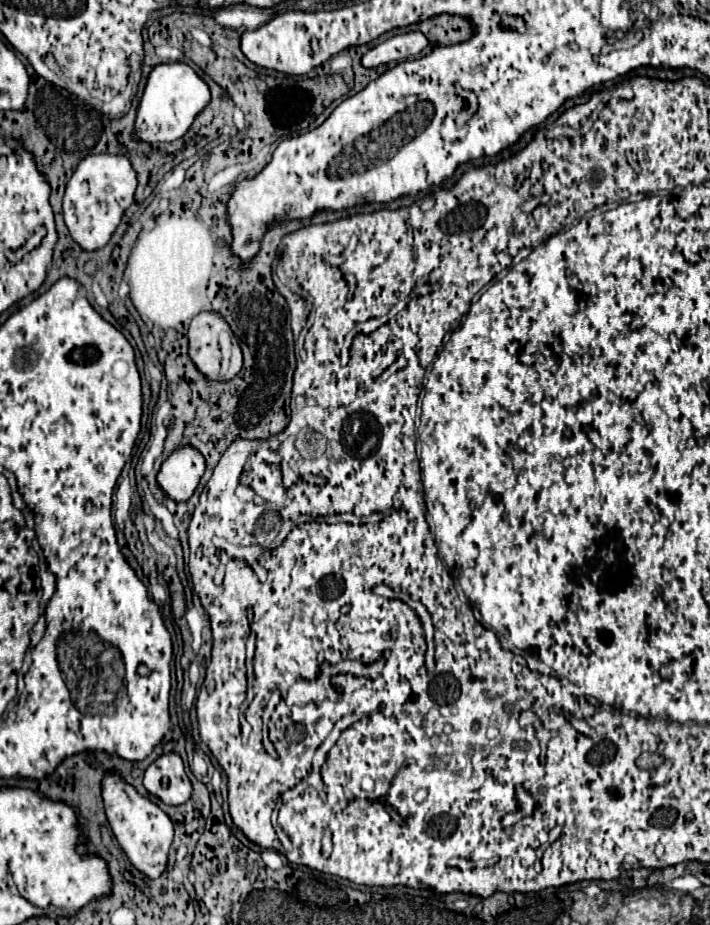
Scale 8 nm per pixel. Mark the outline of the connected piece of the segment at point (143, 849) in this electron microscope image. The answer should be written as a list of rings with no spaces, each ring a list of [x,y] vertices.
[[[112,770],[104,774],[102,798],[104,798],[104,808],[106,808],[108,822],[112,826],[112,832],[116,840],[120,842],[120,846],[124,848],[124,852],[128,854],[130,862],[148,878],[160,876],[166,868],[166,858],[168,858],[168,850],[170,850],[172,834],[174,834],[170,818],[154,802],[140,796],[134,786],[126,784],[120,778],[120,774]]]

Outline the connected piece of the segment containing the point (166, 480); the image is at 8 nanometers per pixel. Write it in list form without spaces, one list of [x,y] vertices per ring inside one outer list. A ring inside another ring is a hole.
[[[186,446],[186,448],[172,452],[164,460],[164,464],[158,472],[158,484],[162,486],[164,494],[170,500],[184,502],[194,494],[202,474],[204,474],[202,454],[196,452],[194,448]]]

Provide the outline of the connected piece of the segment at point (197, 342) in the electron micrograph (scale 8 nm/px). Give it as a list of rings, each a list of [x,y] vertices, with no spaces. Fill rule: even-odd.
[[[200,312],[190,324],[188,338],[190,358],[200,368],[200,372],[204,372],[210,380],[230,380],[232,376],[236,376],[242,364],[242,352],[236,344],[236,338],[232,336],[232,330],[228,328],[228,324],[224,324],[224,320],[220,320],[220,316],[212,312]]]

